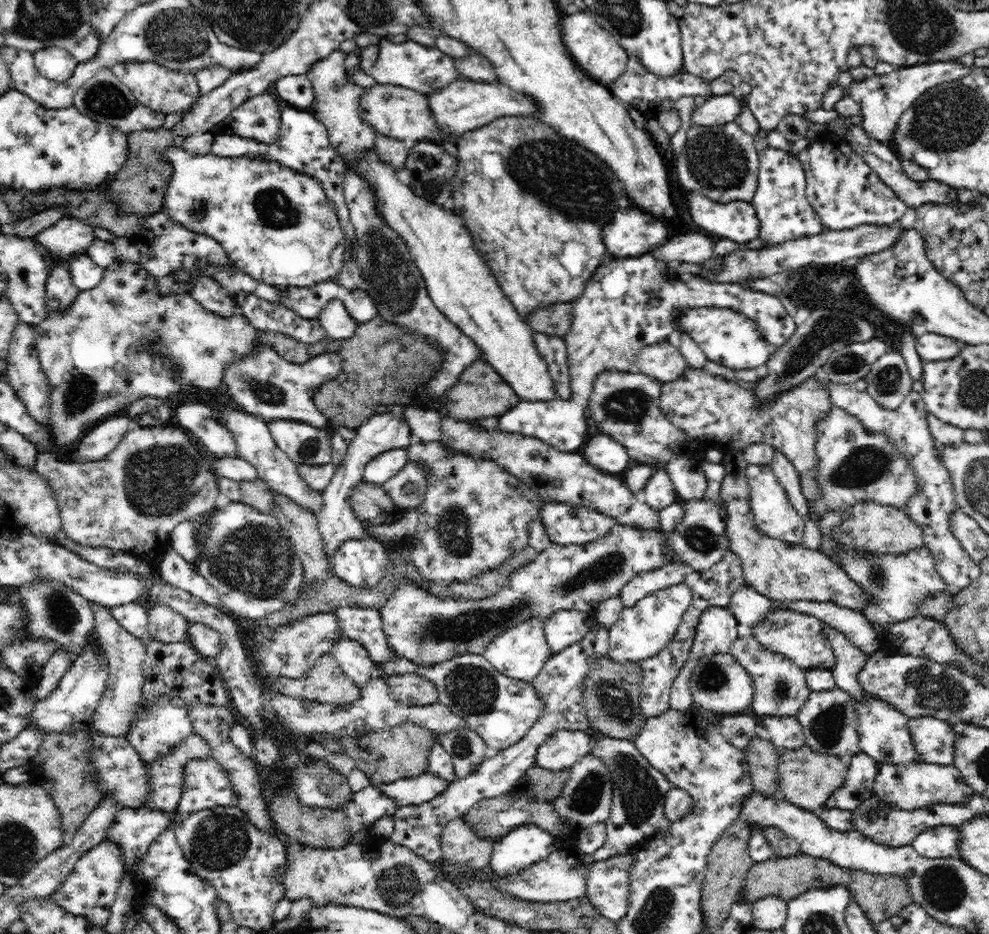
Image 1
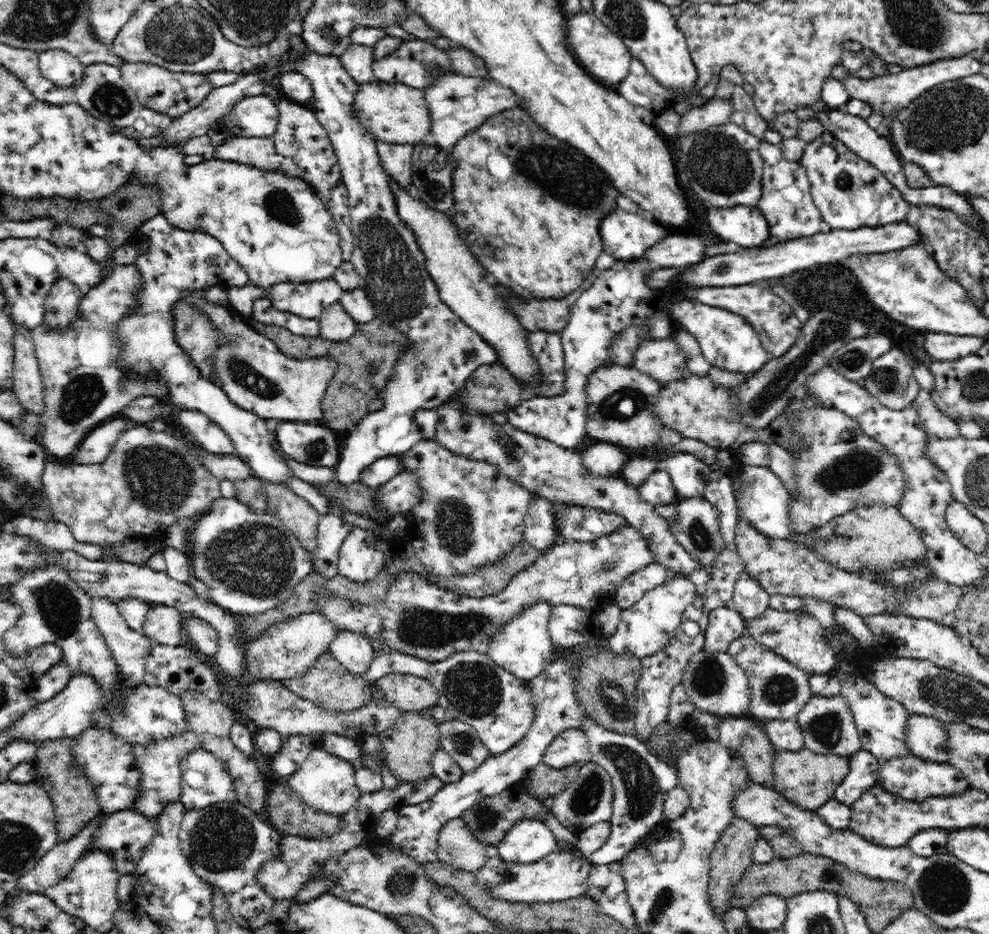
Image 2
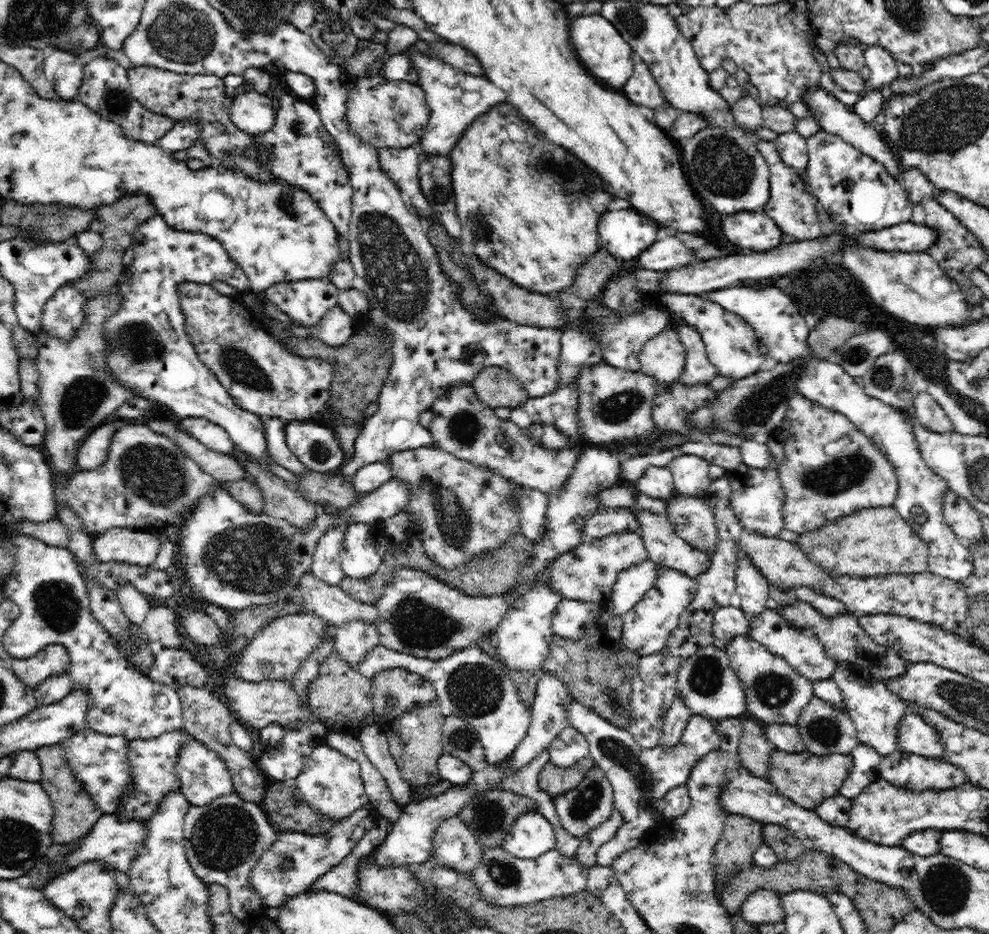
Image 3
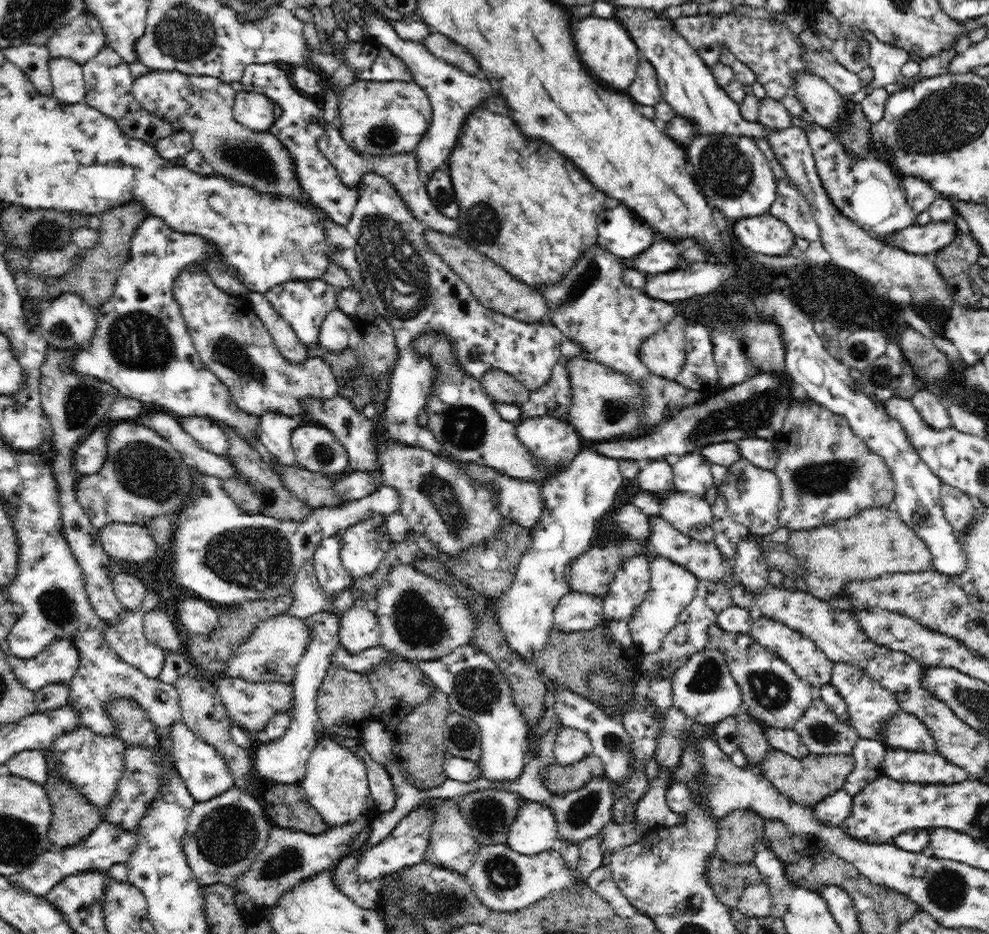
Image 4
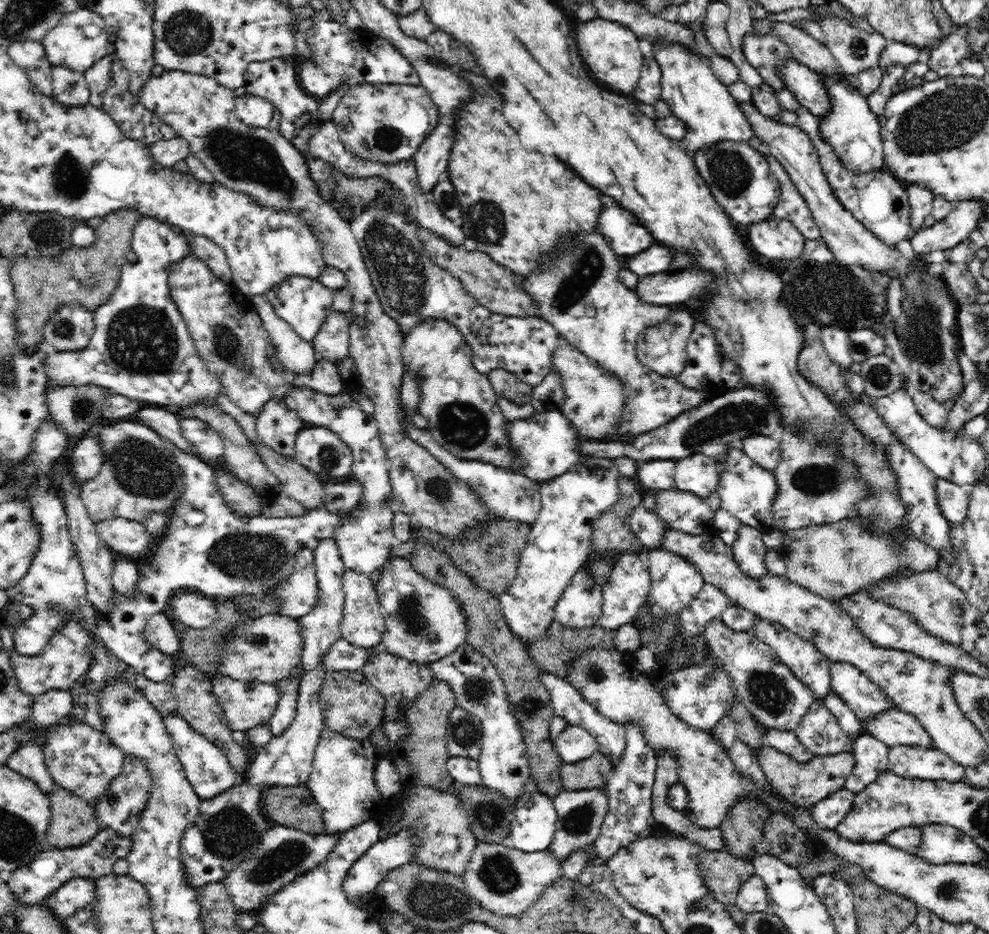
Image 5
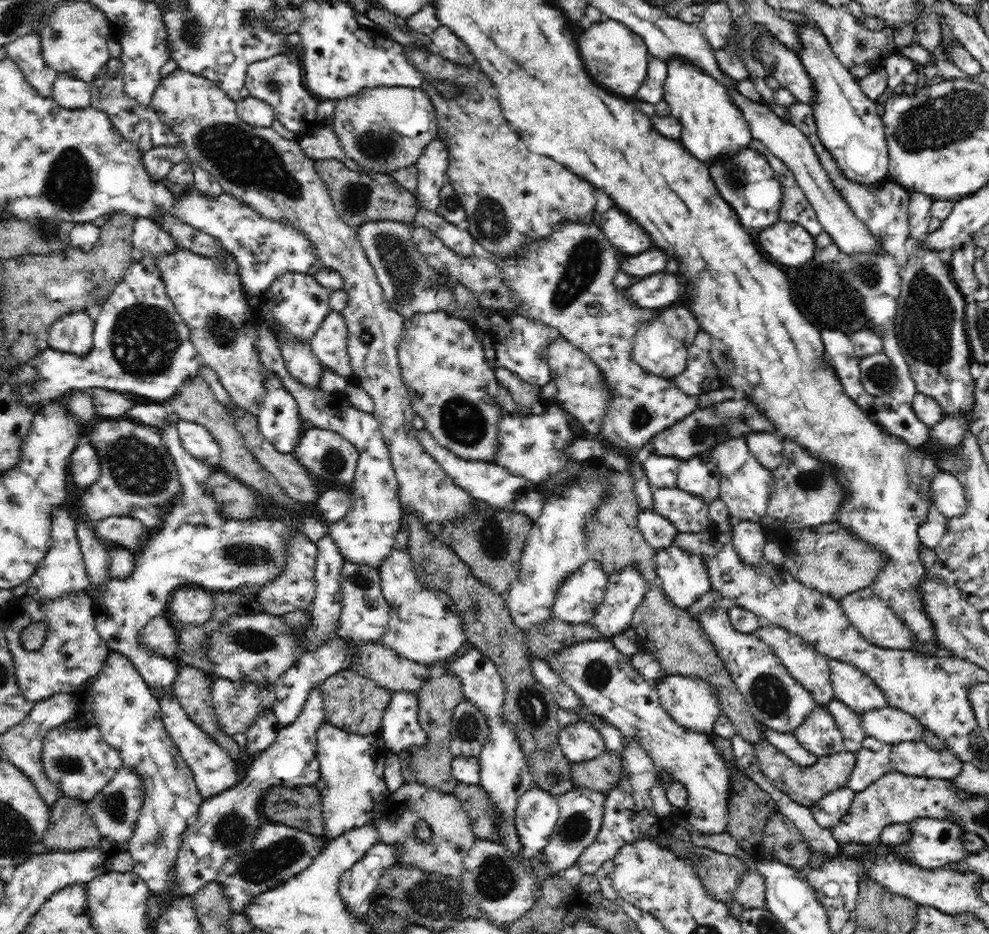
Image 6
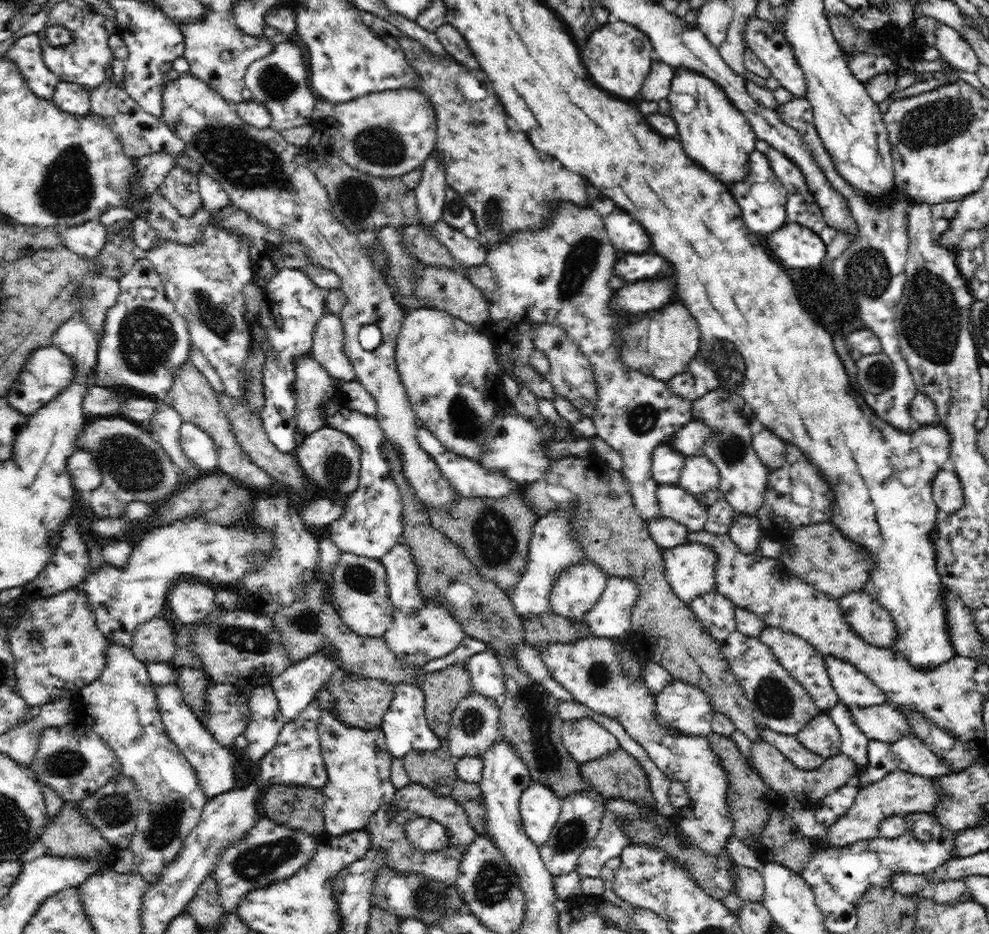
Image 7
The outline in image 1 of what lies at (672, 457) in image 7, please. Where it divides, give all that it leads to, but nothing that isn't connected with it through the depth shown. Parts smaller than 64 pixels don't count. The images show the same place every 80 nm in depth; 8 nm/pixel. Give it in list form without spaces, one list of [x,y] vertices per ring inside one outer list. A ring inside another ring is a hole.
[[[658,467],[648,480],[646,487],[642,490],[641,498],[658,511],[664,510],[666,506],[681,502],[664,467]]]

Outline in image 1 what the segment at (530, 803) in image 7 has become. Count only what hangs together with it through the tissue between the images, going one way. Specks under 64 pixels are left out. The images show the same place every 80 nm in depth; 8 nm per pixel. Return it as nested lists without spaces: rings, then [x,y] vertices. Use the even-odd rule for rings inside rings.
[[[520,825],[494,842],[488,868],[496,873],[514,873],[544,860],[559,849],[559,842],[541,826]]]

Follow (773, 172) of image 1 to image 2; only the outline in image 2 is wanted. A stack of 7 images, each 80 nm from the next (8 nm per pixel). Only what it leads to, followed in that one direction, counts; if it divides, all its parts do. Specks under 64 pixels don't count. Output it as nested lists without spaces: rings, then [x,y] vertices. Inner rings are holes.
[[[762,142],[760,153],[764,161],[764,178],[761,180],[762,198],[756,207],[769,221],[770,233],[784,243],[784,240],[800,239],[822,233],[822,216],[810,192],[810,181],[801,163],[783,158],[783,152],[775,144]]]

